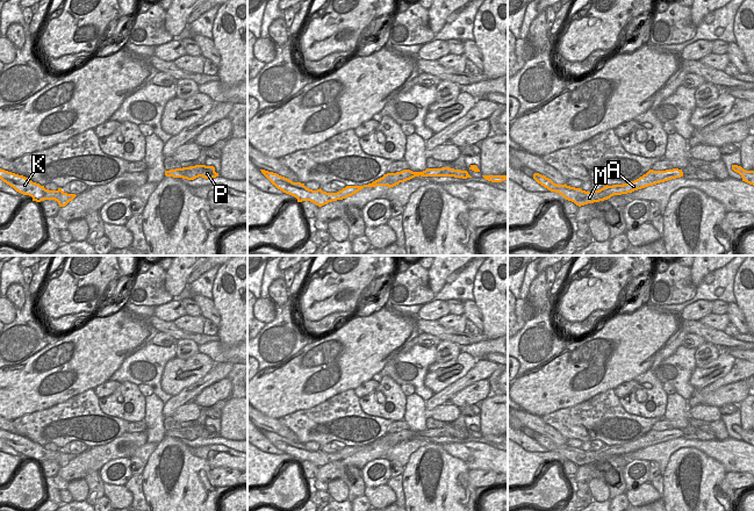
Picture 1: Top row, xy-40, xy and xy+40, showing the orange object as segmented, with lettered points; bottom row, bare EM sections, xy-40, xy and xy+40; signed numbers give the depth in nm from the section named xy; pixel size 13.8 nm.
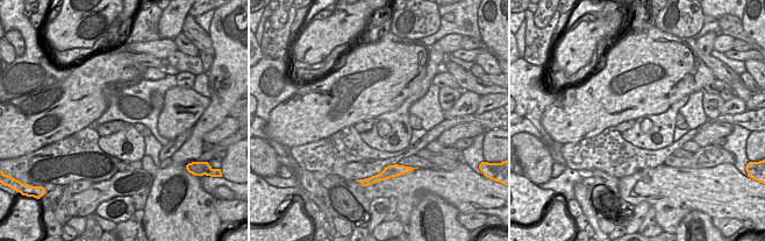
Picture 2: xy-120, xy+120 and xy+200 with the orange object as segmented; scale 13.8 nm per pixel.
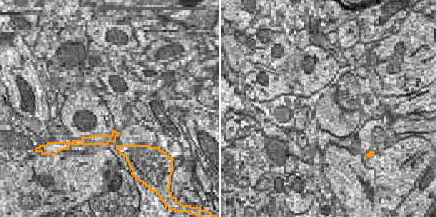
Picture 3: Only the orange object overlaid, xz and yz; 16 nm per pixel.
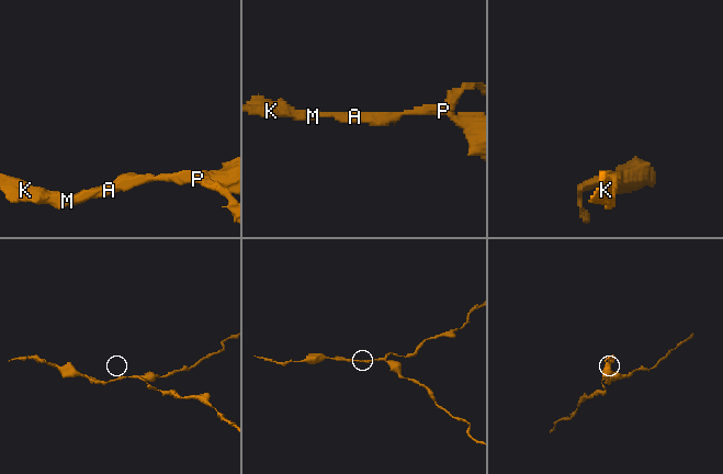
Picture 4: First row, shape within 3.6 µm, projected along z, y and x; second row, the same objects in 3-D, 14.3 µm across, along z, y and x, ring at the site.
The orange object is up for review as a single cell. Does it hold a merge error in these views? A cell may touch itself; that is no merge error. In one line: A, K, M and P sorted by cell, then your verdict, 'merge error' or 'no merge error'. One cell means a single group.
groups A K M P; no merge error

